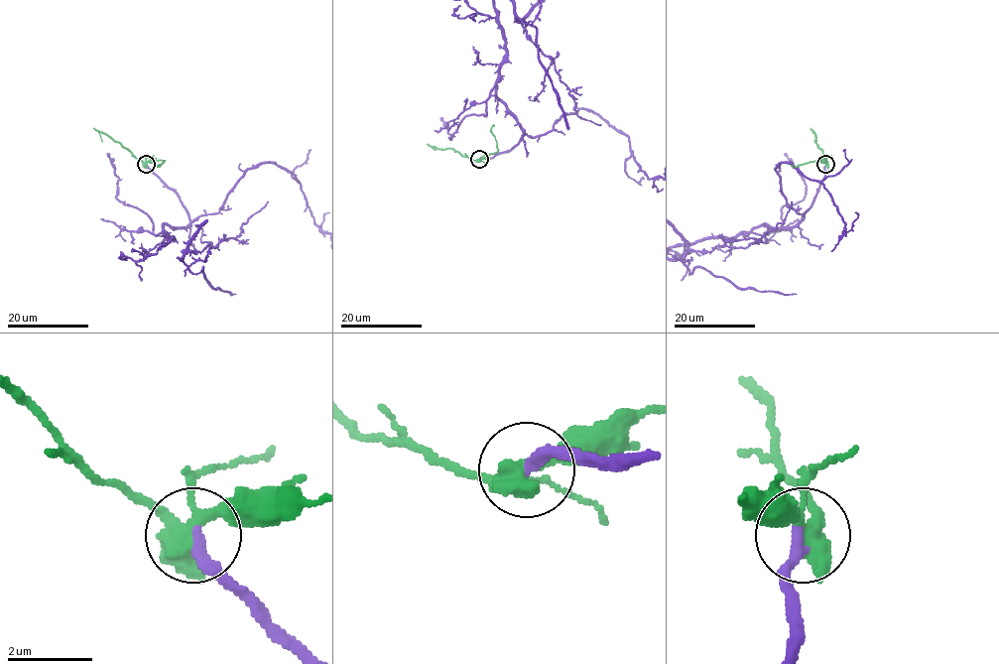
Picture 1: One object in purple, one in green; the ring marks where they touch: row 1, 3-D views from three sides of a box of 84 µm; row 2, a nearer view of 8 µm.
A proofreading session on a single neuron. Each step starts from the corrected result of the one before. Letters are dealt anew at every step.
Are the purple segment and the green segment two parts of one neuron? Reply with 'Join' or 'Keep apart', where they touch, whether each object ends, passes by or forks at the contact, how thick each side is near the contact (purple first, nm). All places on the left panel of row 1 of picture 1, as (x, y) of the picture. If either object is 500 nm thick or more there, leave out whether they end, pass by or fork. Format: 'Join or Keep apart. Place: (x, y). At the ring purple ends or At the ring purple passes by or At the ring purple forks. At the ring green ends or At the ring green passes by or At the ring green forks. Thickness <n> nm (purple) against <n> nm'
Join. Place: (146, 164). At the ring purple ends. At the ring green forks. Thickness 300 nm (purple) against 400 nm

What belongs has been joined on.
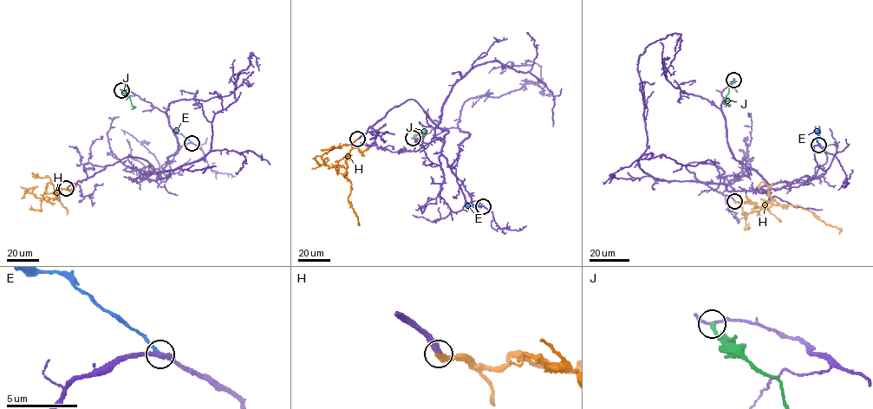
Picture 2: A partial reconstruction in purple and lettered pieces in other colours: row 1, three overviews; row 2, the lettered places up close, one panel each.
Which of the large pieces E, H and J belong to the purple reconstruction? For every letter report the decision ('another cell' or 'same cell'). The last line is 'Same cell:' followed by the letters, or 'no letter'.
E: another cell
H: same cell
J: another cell
Same cell: H

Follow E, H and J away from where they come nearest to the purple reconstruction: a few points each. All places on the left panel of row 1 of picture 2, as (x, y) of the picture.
E: (192, 143), (178, 133), (175, 127)
H: (66, 188), (54, 193), (60, 191), (57, 198), (66, 208), (67, 214)
J: (121, 90), (129, 97), (133, 107), (132, 109)

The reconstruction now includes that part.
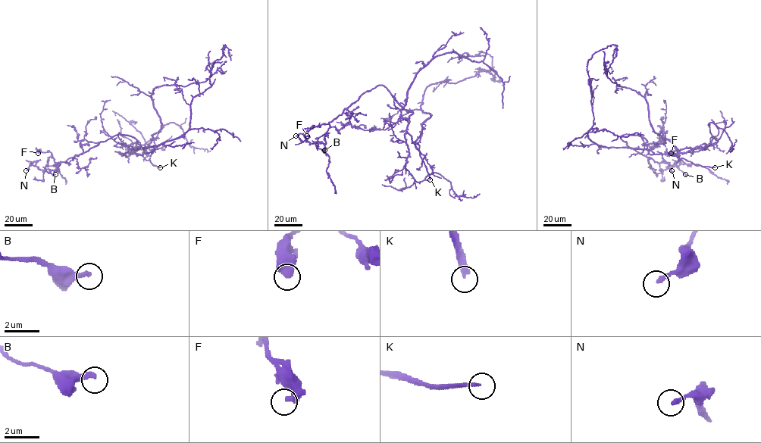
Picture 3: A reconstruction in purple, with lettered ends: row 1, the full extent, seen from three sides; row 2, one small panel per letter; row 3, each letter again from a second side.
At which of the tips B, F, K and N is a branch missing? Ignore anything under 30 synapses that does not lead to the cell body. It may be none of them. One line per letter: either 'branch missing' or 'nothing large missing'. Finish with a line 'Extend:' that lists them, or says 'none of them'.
B: nothing large missing
F: nothing large missing
K: branch missing
N: nothing large missing
Extend: K

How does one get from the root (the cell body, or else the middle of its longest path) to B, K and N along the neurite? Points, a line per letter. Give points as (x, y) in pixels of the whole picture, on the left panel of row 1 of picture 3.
B: (132, 149), (134, 153), (143, 153), (135, 138), (116, 134), (64, 161), (45, 167), (48, 173), (55, 174)
K: (132, 149), (134, 153), (141, 154), (147, 160), (149, 157), (153, 165), (160, 167)
N: (132, 149), (143, 153), (135, 138), (116, 134), (55, 170), (40, 170), (34, 161), (26, 170)

